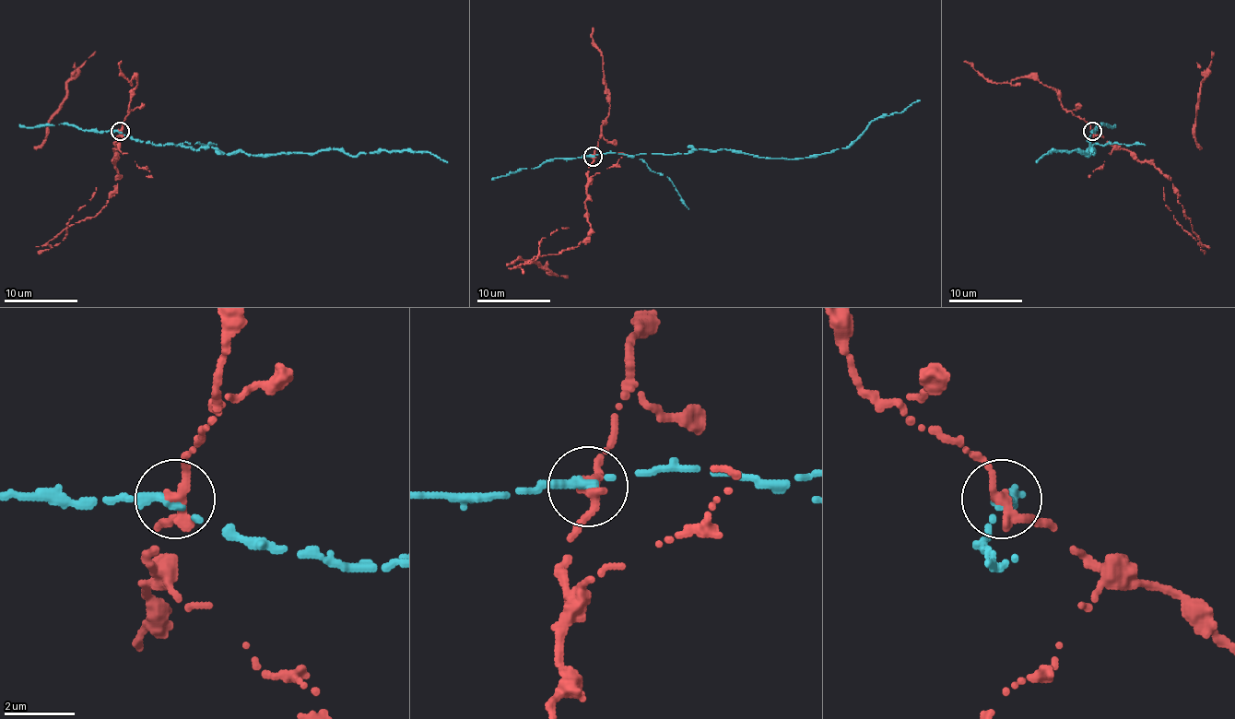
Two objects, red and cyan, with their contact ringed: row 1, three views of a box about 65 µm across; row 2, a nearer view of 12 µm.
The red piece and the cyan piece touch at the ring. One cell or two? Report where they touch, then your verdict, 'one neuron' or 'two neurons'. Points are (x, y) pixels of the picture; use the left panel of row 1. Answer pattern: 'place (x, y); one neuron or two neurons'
place (120, 131); two neurons

